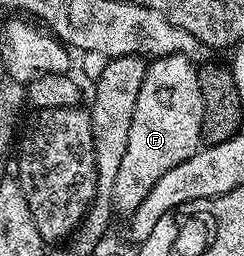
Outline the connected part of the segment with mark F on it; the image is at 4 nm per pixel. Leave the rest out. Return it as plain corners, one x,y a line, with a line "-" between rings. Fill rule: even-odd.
161,56
152,59
148,63
145,82
141,82
141,94
137,94
137,107
133,110
133,126
129,126
129,146
125,146
125,158
121,158
121,171
117,174
117,186
115,187
113,204
118,211
120,208
124,214
135,212
137,206
141,206
141,202
145,202
145,196
153,190
153,186
157,186
157,182
161,182
161,178
165,178
165,174
169,174
169,170
173,170
173,166
181,166
181,162
185,162
185,158
189,158
194,152
199,151
203,135
203,98
198,78
199,68
185,56

